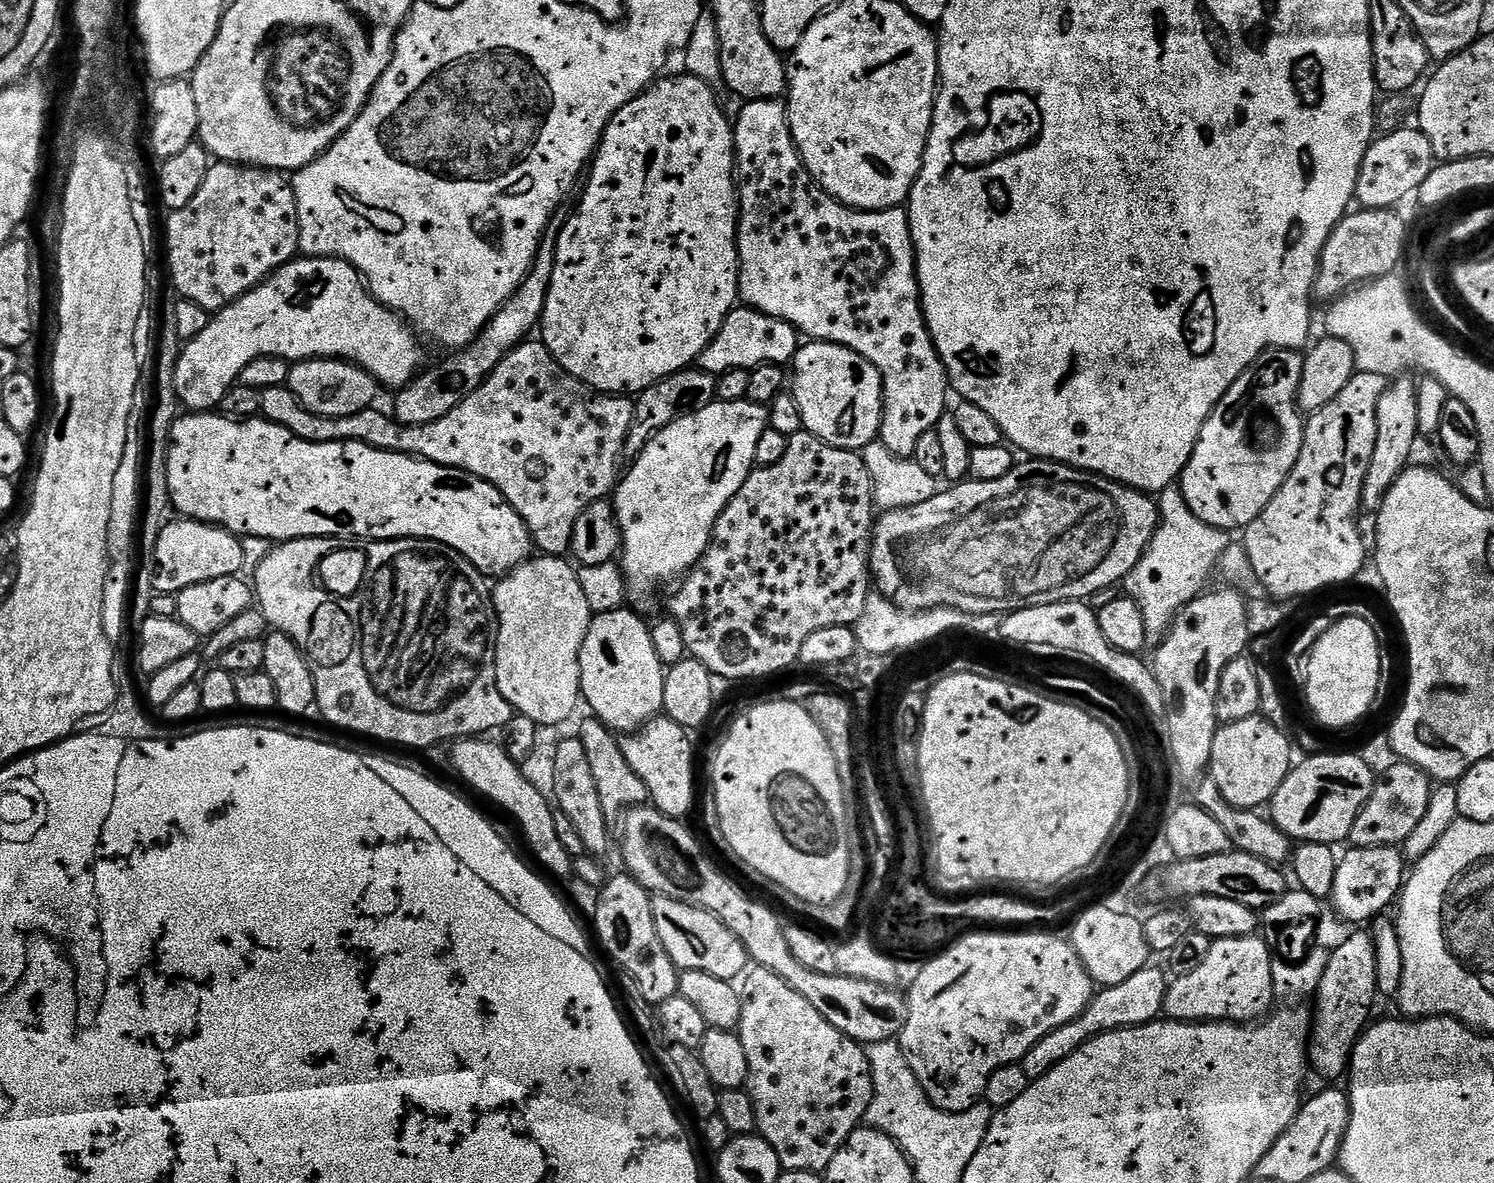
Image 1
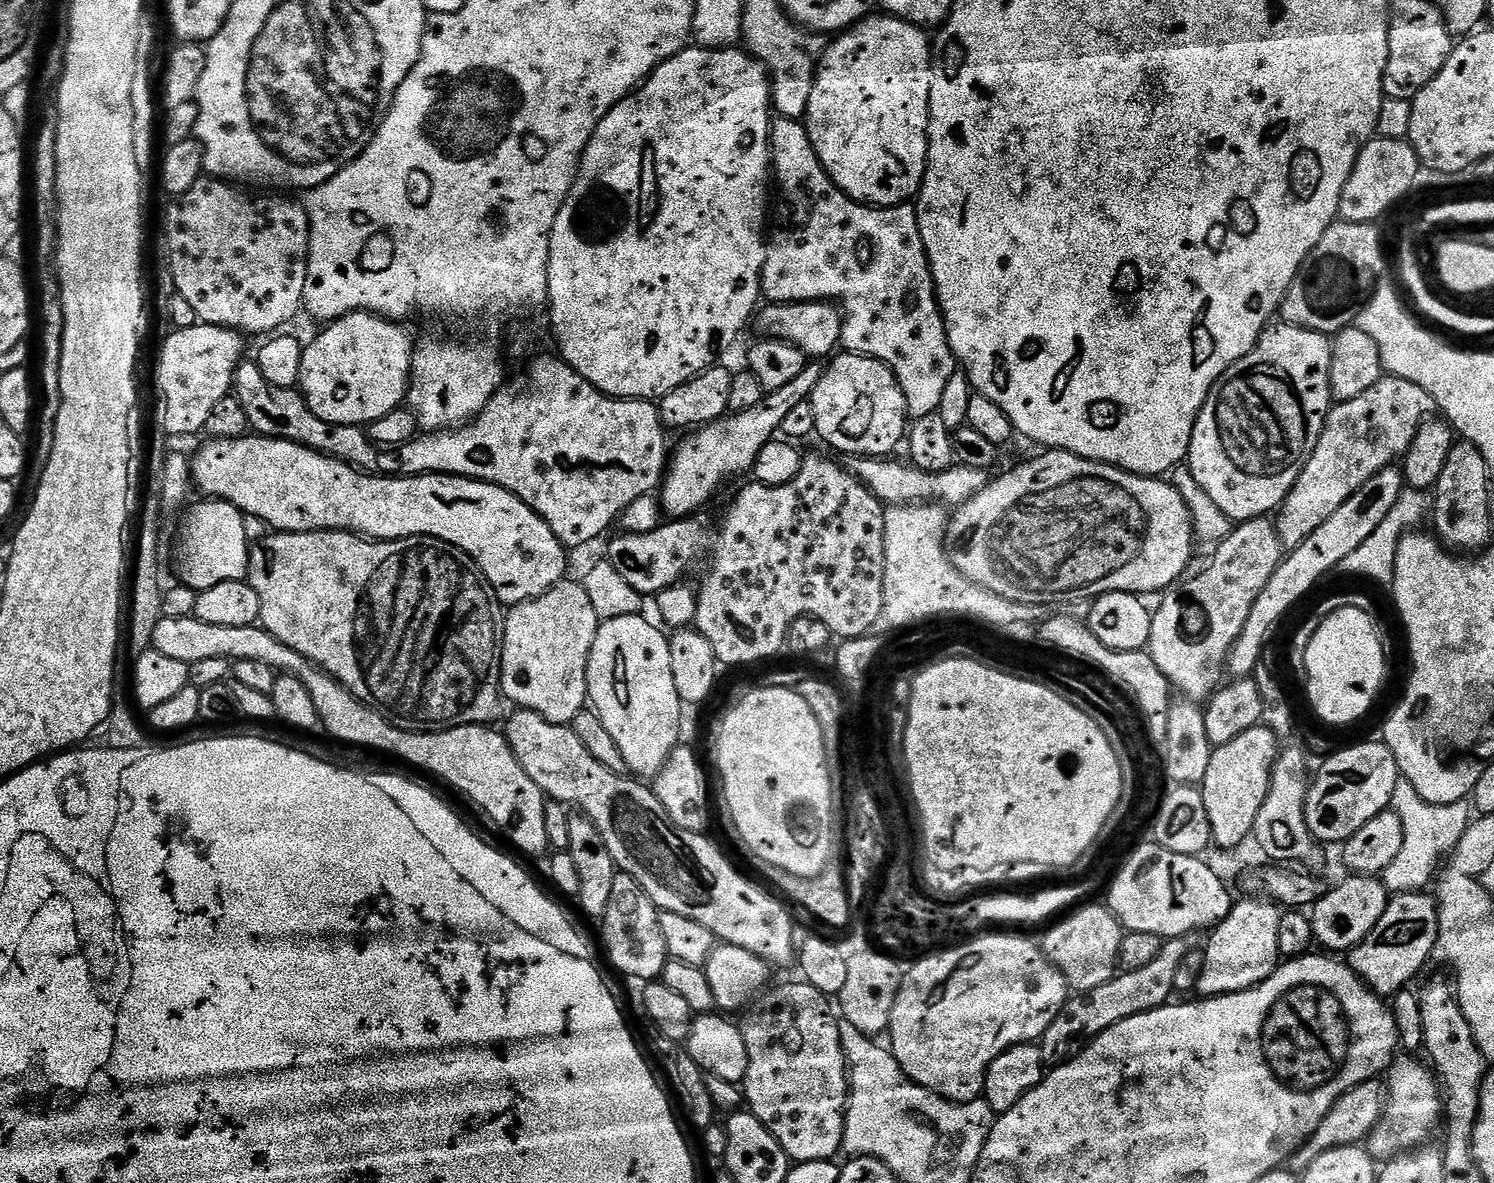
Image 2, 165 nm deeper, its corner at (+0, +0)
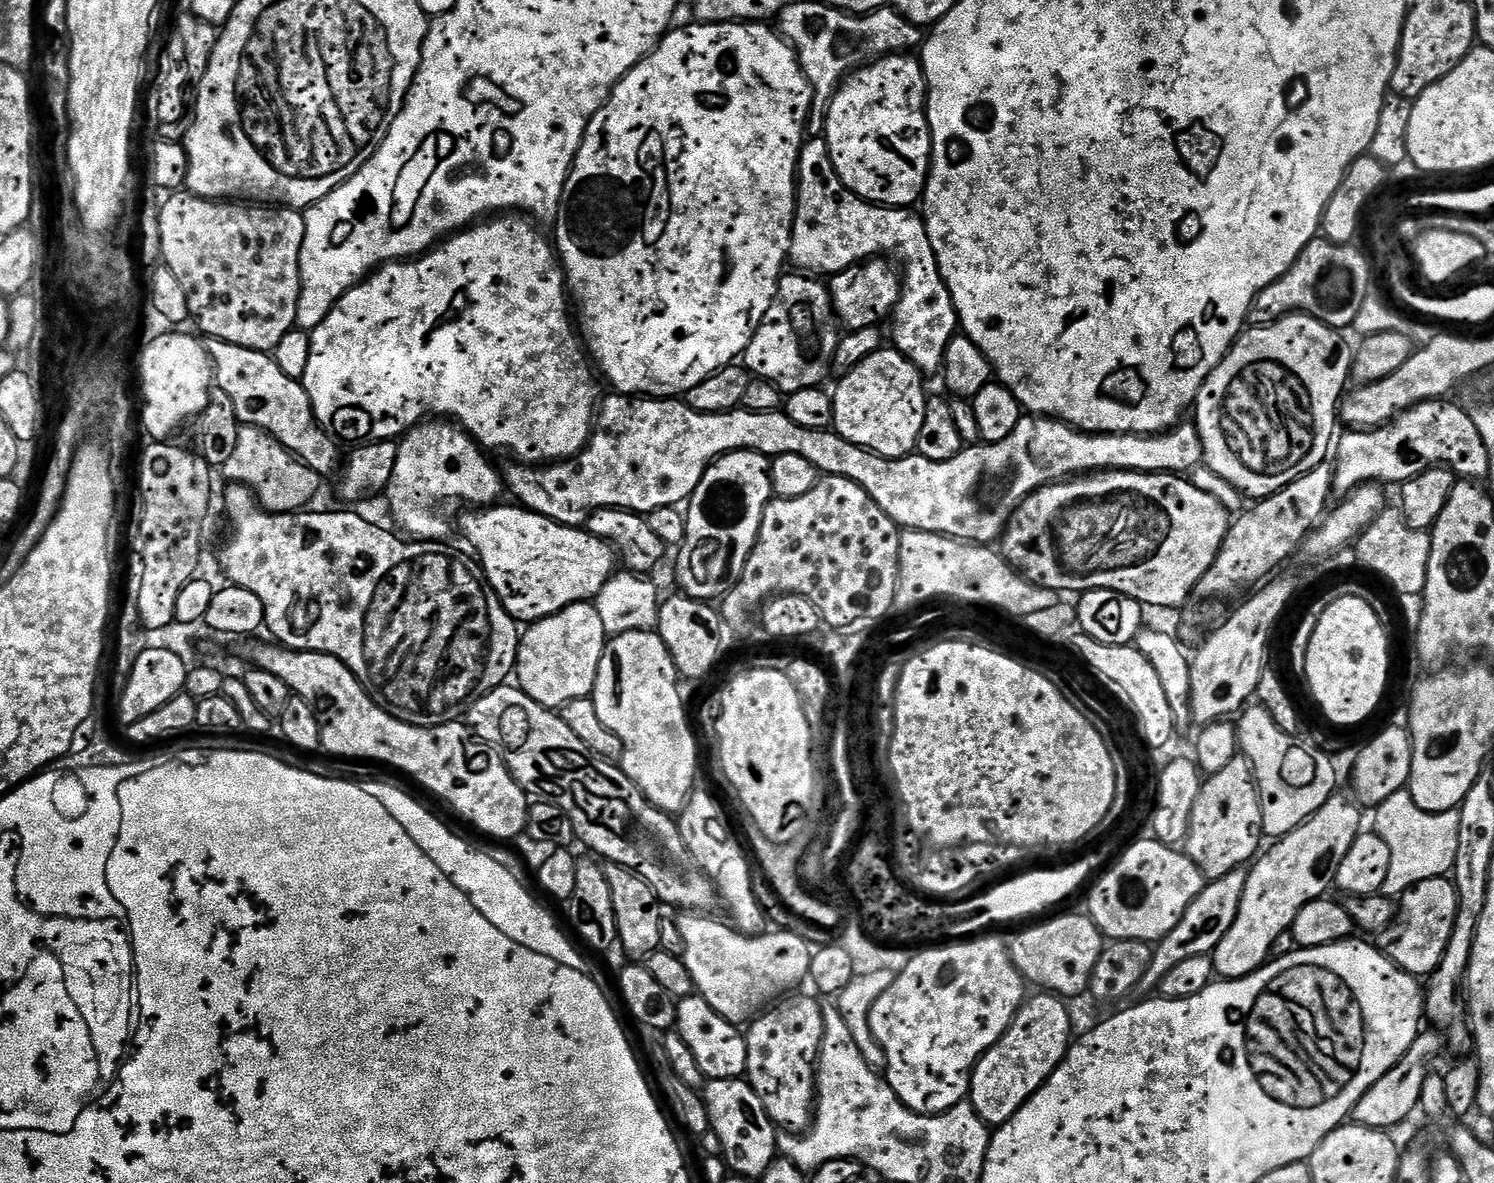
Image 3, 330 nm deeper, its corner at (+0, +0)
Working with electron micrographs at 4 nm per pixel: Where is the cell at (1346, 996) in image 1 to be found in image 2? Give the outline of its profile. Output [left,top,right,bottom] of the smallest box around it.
[1346,891,1440,998]

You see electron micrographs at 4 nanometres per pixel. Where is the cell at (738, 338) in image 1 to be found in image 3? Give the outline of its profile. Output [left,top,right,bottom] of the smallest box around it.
[830,258,901,332]

